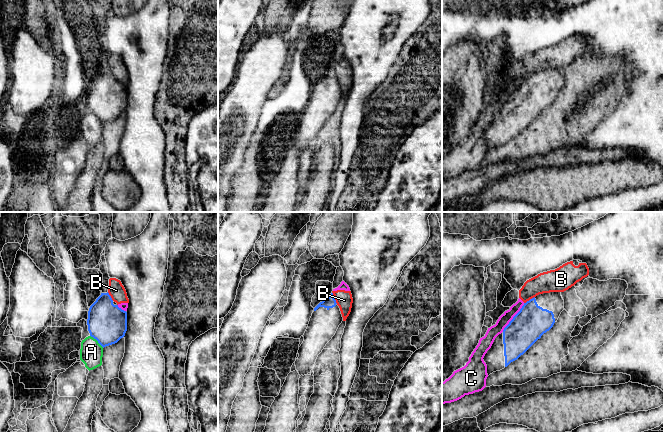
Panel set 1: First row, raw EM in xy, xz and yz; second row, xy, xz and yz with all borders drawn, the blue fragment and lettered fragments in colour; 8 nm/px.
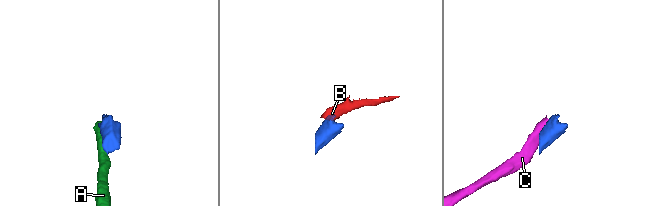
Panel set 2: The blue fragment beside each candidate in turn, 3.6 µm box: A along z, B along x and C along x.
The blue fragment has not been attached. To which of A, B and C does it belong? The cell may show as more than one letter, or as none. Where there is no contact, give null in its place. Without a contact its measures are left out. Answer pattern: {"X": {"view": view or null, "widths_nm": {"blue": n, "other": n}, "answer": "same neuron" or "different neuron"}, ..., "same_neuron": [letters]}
{"A": {"view": "xy", "widths_nm": {"blue": 320, "other": 190}, "answer": "different neuron"}, "B": {"view": "xz", "widths_nm": {"blue": 90, "other": 140}, "answer": "different neuron"}, "C": {"view": "yz", "widths_nm": {"blue": 280, "other": 90}, "answer": "different neuron"}, "same_neuron": []}

